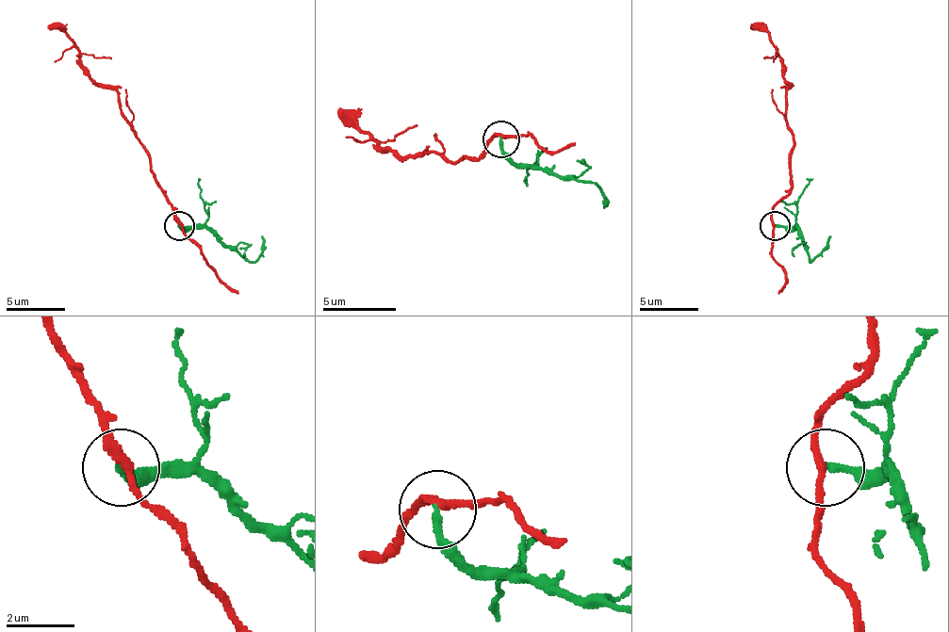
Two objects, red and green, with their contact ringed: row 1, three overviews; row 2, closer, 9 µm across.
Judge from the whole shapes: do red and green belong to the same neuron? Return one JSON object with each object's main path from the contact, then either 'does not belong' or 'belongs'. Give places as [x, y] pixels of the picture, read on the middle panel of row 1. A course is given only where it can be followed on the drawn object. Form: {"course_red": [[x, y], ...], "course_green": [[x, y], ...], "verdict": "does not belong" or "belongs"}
{"course_red": [[502, 139], [495, 136], [476, 158], [458, 161], [429, 151], [417, 158], [406, 158], [373, 139], [337, 110]], "course_green": [[502, 139], [520, 165], [539, 165], [594, 184], [605, 194], [605, 209]], "verdict": "does not belong"}

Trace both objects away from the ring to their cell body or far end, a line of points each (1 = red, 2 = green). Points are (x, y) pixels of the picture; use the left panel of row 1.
1: (180, 225), (121, 101), (112, 89), (103, 89), (91, 77), (76, 45), (58, 27), (47, 24)
2: (180, 225), (209, 228), (253, 260), (262, 251), (262, 236)

